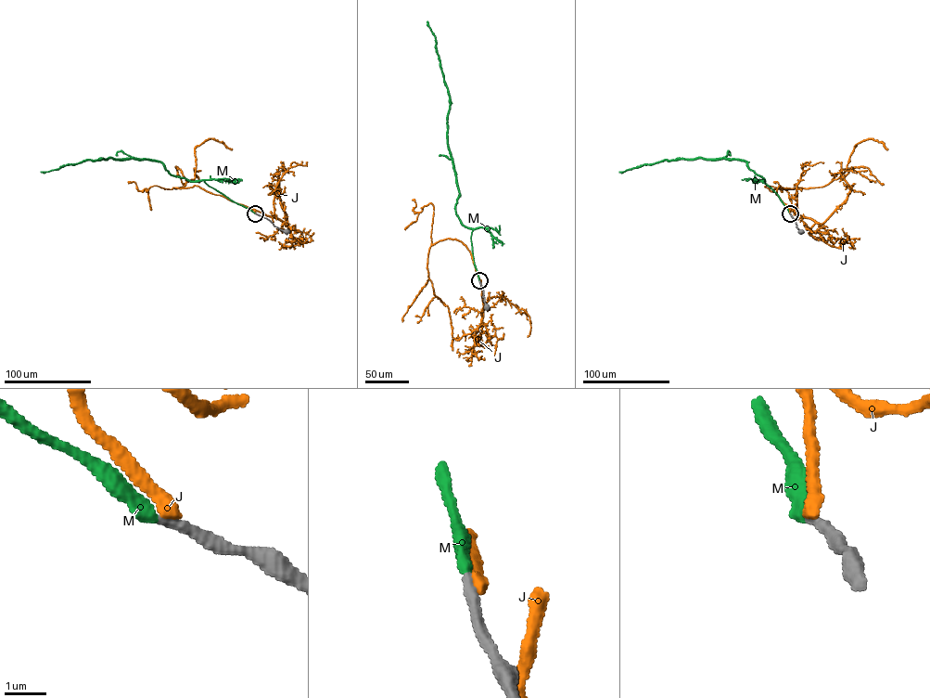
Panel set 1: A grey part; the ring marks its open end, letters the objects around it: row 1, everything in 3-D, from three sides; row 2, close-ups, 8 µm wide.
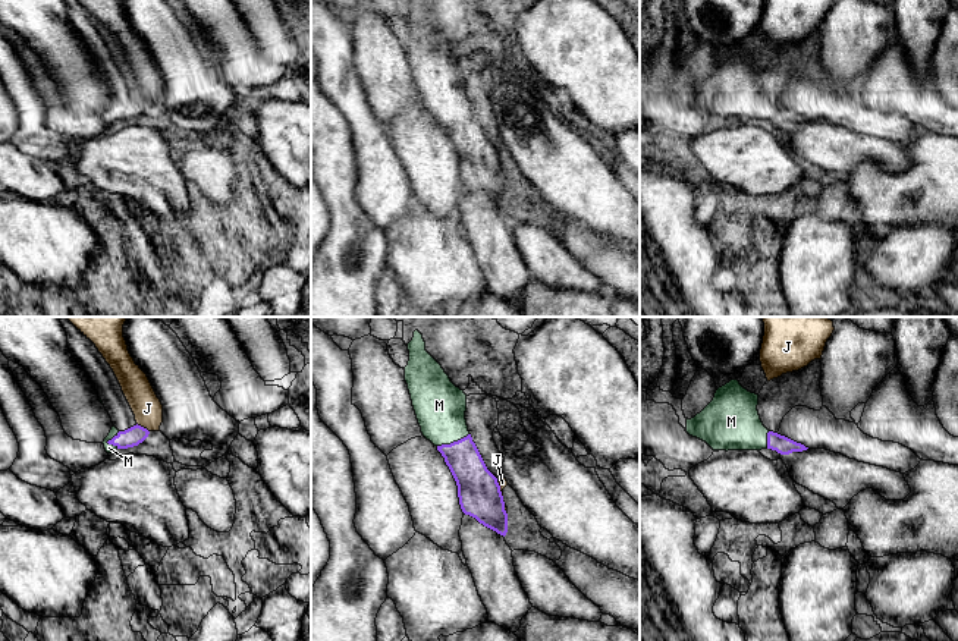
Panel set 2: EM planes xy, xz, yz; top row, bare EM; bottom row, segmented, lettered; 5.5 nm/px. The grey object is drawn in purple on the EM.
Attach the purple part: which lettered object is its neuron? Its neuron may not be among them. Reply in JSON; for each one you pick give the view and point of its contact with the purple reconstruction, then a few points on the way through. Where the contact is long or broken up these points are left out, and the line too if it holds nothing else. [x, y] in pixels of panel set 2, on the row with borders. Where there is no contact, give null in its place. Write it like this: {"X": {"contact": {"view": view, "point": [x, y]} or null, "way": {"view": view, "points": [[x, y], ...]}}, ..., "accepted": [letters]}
{"M": {"contact": {"view": "xz", "point": [454, 442]}, "way": {"view": "xz", "points": [[474, 481], [454, 442], [442, 421], [439, 405]]}}, "accepted": ["M"]}

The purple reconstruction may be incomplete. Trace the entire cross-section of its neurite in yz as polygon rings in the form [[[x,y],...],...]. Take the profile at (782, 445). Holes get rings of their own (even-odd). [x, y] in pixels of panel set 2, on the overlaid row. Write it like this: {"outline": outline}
{"outline": [[[731,380],[719,387],[713,400],[694,418],[687,418],[687,433],[706,442],[713,450],[761,450],[772,449],[780,455],[807,450],[801,443],[797,443],[785,436],[769,431],[757,411],[758,395],[744,389],[738,380]]]}

